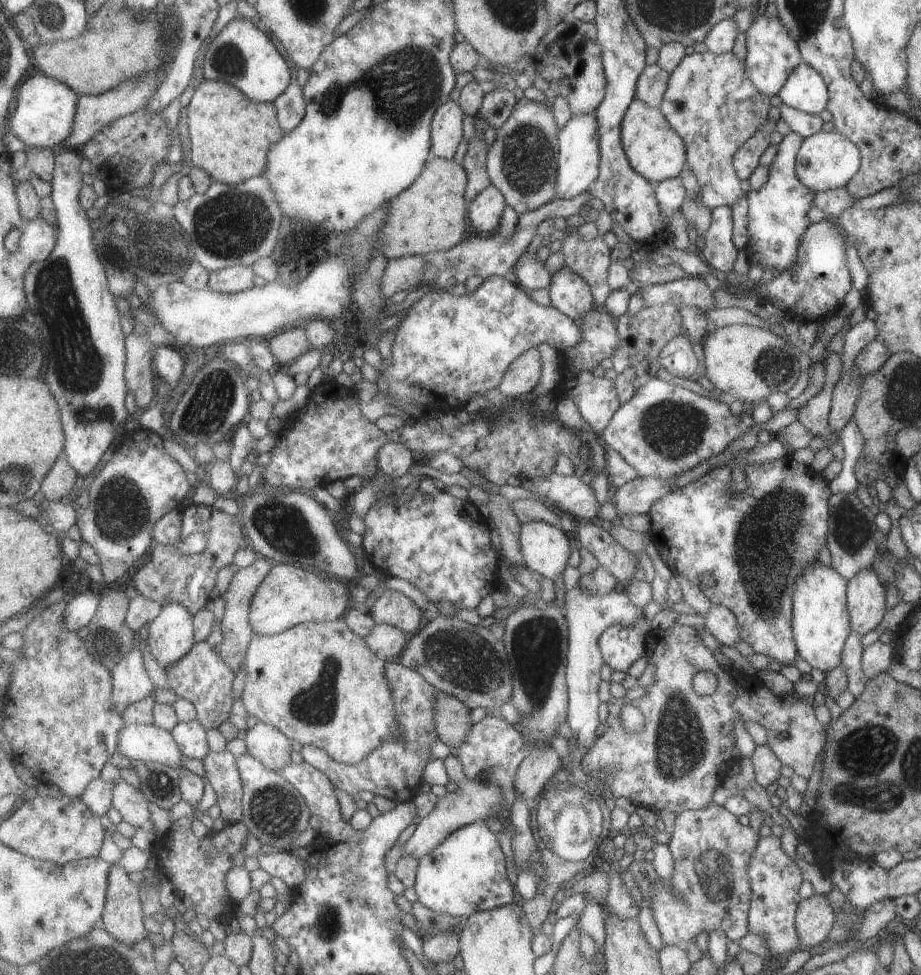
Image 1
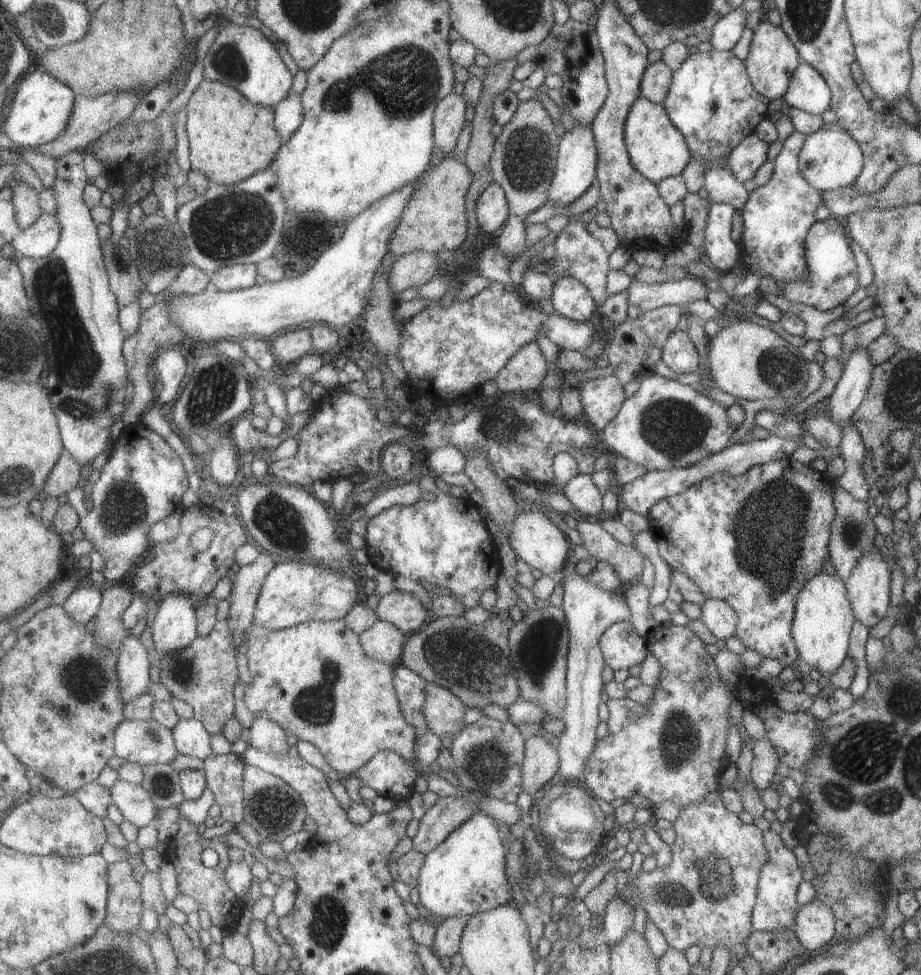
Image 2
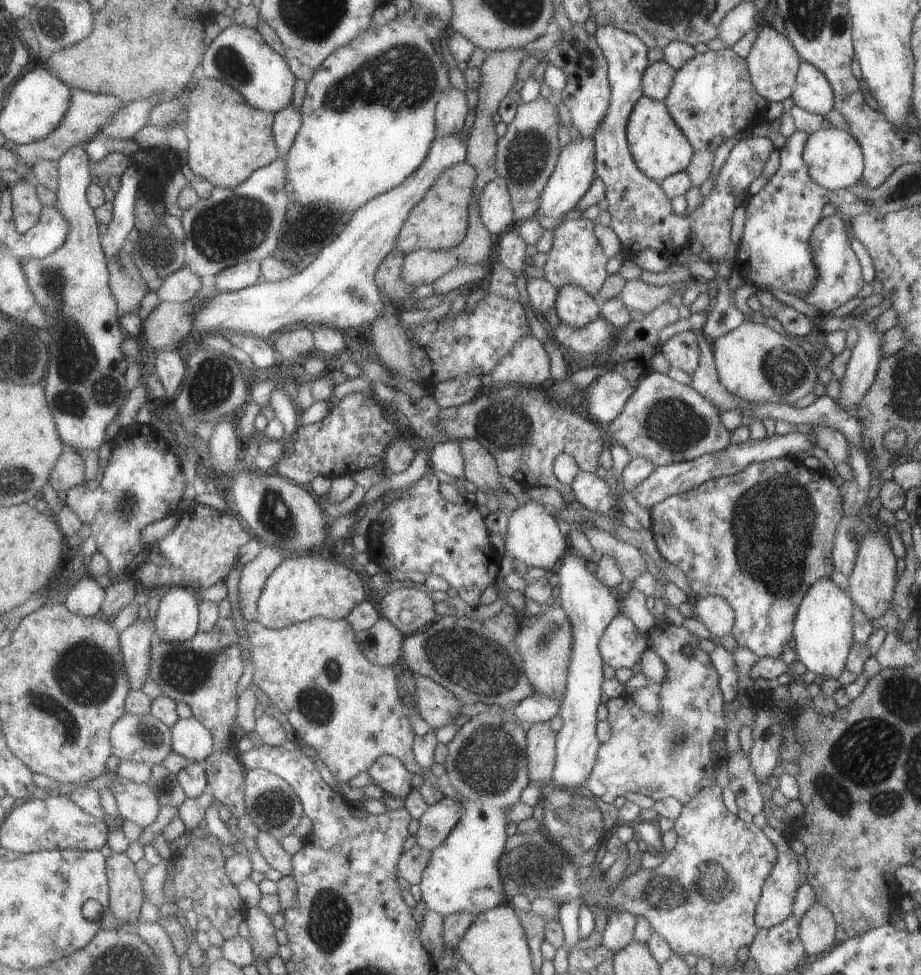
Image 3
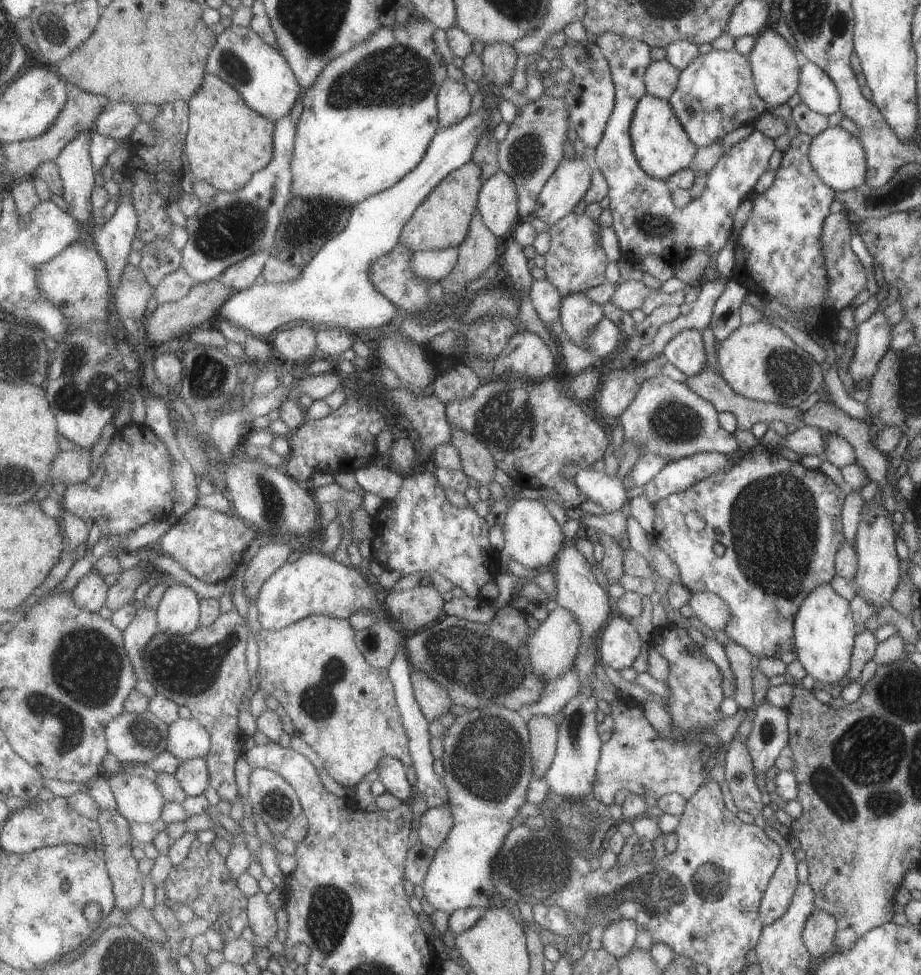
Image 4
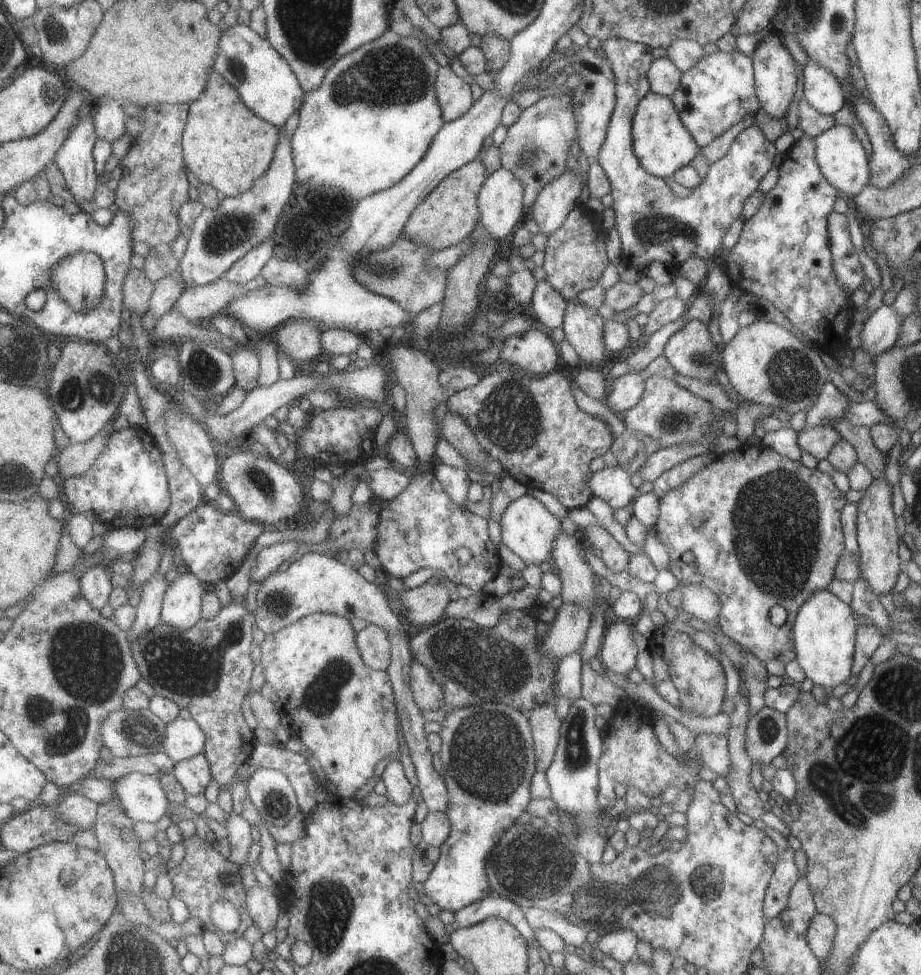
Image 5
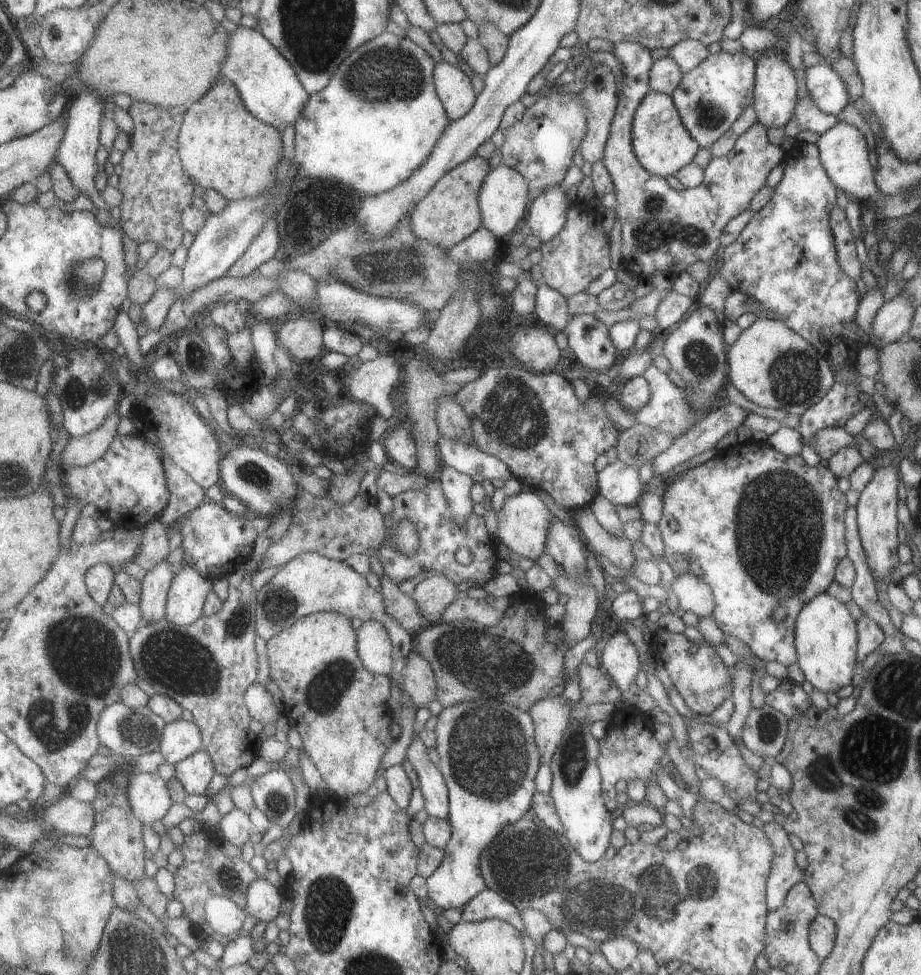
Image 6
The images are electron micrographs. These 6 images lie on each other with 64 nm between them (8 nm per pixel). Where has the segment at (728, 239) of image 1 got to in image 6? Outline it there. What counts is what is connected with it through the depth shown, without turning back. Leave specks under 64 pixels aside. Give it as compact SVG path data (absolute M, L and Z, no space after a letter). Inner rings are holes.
M613 42L609 51L616 60L623 64L625 80L619 88L618 102L615 108L614 118L610 124L610 136L607 138L606 148L603 150L601 164L609 172L609 178L613 183L613 193L616 198L614 214L621 226L621 258L627 272L635 274L640 280L648 280L655 270L669 278L674 278L691 262L714 262L721 249L720 238L723 228L733 217L741 214L749 206L751 197L765 184L765 178L769 171L780 164L785 155L784 150L773 146L767 138L763 125L755 121L741 136L738 136L733 148L719 158L710 158L707 168L704 170L703 180L689 189L676 191L669 187L665 178L651 174L638 161L633 149L633 120L638 106L650 92L649 72L652 64L650 49L633 42Z

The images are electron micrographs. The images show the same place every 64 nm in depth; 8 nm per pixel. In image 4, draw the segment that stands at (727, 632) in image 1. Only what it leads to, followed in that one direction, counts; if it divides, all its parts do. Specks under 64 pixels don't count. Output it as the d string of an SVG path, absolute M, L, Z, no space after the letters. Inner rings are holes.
M690 592L687 606L693 612L693 619L698 619L701 624L713 632L723 630L729 620L727 604L716 594L710 592Z

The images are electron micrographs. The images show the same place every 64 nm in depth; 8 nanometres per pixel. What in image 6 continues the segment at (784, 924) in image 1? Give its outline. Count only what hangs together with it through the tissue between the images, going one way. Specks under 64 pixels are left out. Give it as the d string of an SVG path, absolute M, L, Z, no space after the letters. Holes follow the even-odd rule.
M779 819L767 822L762 827L771 848L773 860L766 880L765 906L767 912L781 908L787 891L799 881L804 880L804 871L795 864L795 851L791 847Z

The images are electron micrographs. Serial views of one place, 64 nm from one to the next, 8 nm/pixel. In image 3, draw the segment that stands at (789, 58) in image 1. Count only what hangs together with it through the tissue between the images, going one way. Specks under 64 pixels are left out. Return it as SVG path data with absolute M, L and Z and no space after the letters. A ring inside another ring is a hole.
M764 24L756 32L755 41L744 59L748 67L750 82L757 94L765 101L783 101L791 94L795 85L795 78L801 62L791 42L768 24Z

